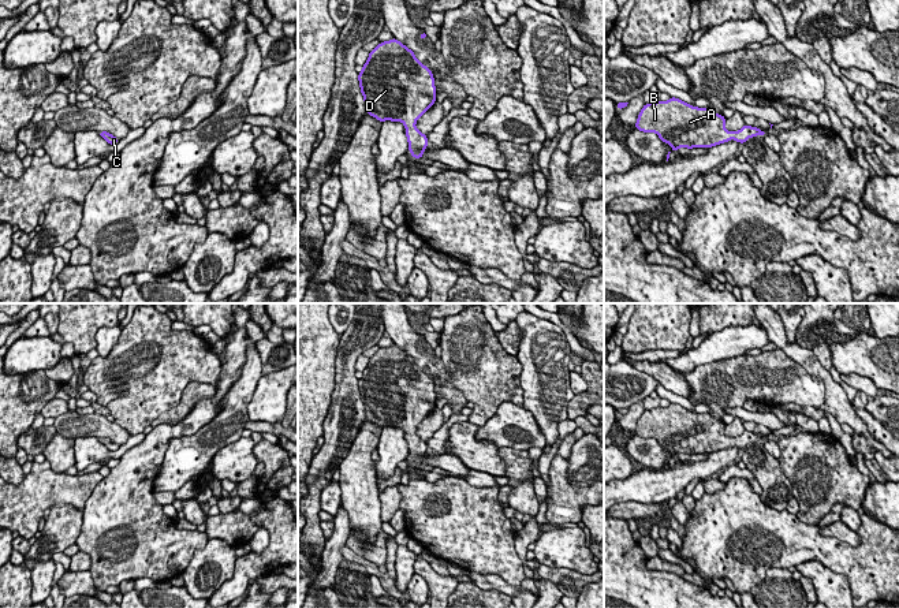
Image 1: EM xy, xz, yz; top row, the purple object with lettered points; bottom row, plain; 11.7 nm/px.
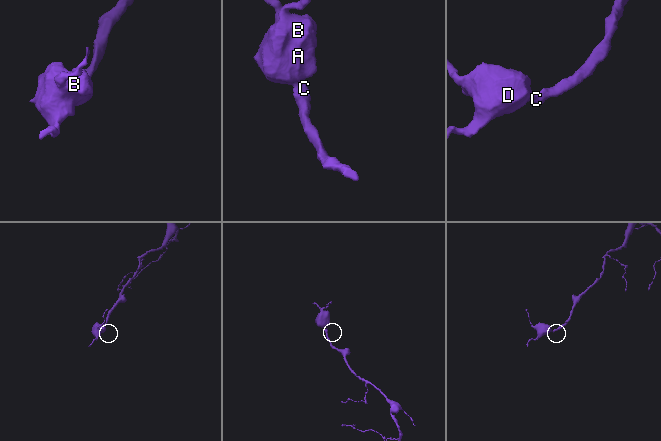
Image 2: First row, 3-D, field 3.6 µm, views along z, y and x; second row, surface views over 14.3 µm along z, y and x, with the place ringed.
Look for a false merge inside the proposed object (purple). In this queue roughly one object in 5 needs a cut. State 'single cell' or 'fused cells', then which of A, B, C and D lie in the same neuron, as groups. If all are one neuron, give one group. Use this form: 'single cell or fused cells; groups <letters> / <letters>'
single cell; groups A B C D

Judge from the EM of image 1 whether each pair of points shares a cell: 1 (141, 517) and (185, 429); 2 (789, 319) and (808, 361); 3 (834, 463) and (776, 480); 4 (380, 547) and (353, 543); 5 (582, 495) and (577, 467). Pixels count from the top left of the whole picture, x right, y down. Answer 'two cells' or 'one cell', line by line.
1: one cell
2: two cells
3: two cells
4: one cell
5: two cells

